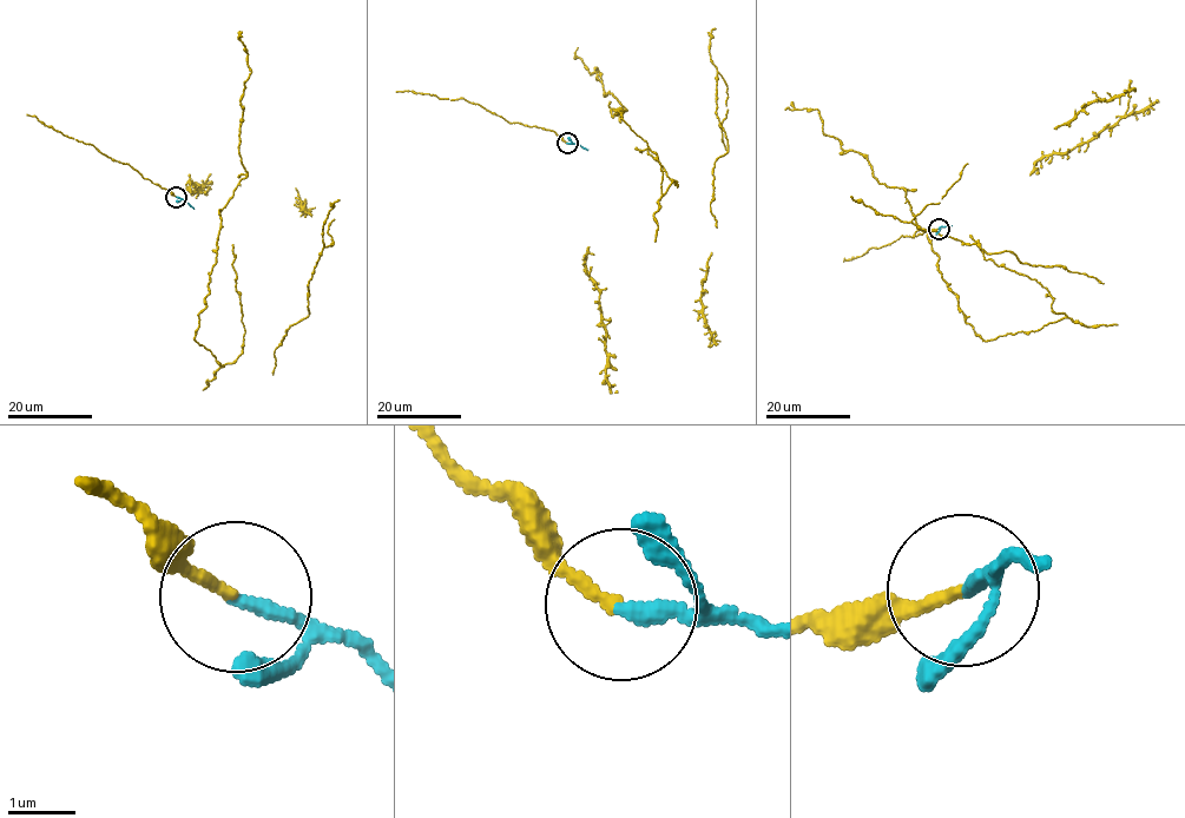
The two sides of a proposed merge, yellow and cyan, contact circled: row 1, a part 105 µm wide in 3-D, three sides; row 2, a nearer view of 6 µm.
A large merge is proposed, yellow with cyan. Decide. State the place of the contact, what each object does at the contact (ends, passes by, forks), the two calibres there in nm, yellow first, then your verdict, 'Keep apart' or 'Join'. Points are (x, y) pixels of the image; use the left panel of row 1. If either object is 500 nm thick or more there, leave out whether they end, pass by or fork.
Place: (176, 197). At the ring yellow ends. At the ring cyan ends. Thickness 170 nm (yellow) against 200 nm. Join

